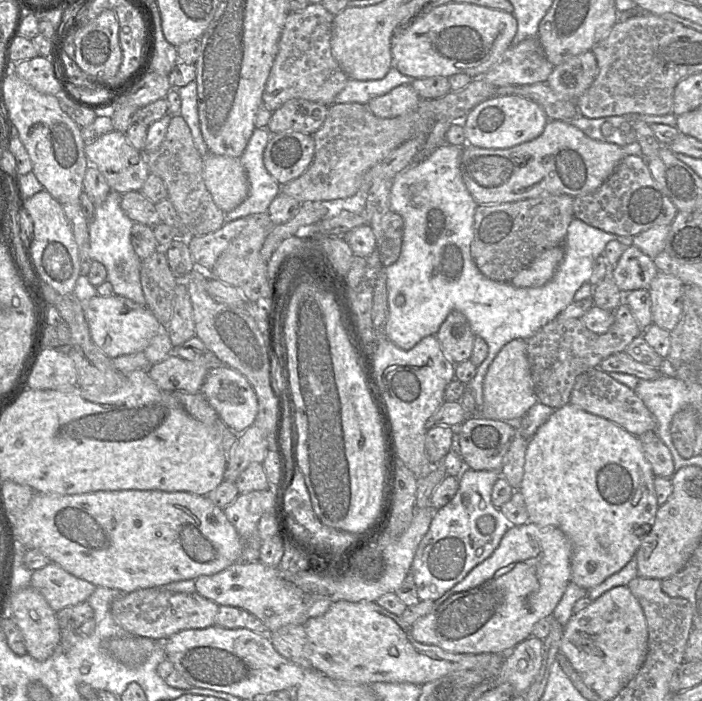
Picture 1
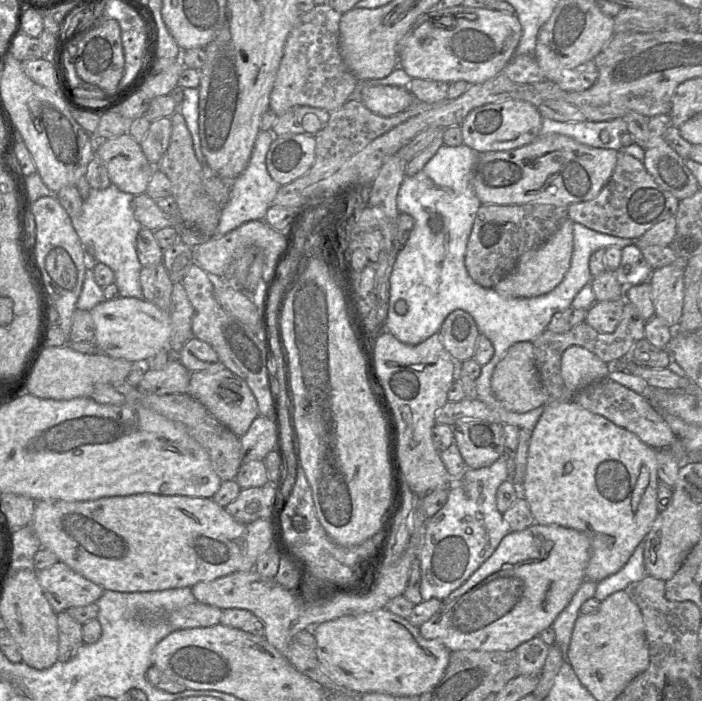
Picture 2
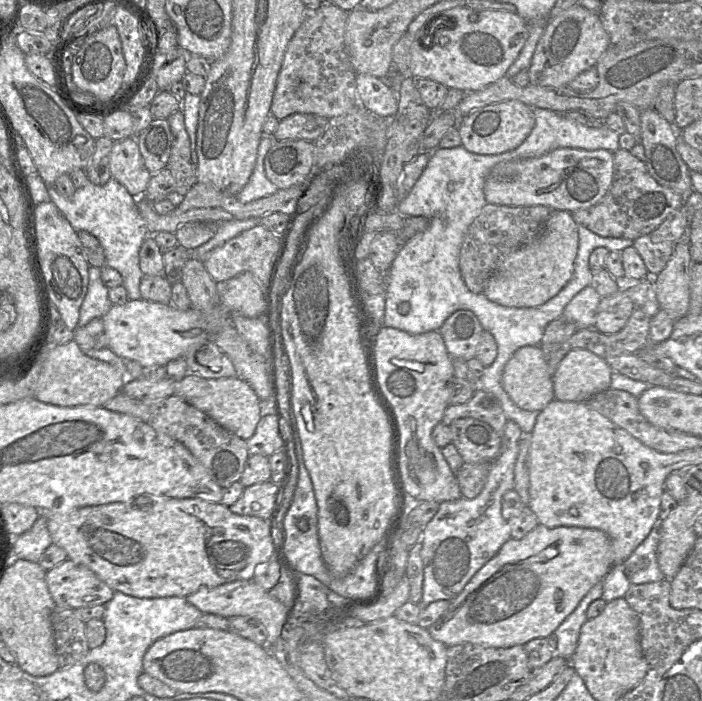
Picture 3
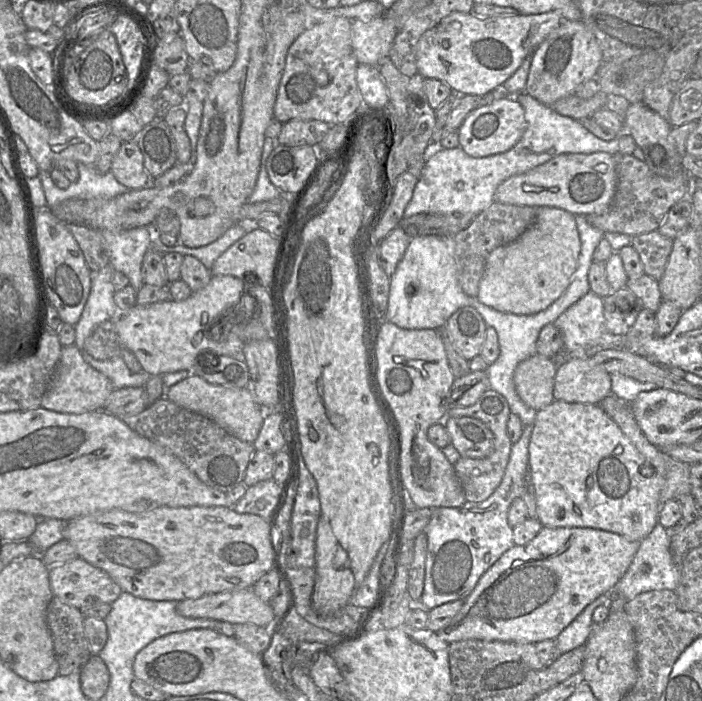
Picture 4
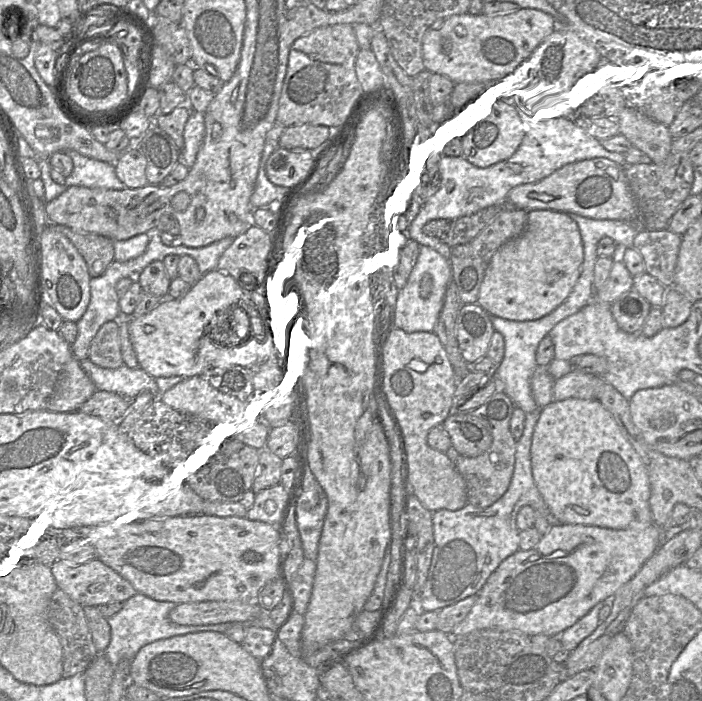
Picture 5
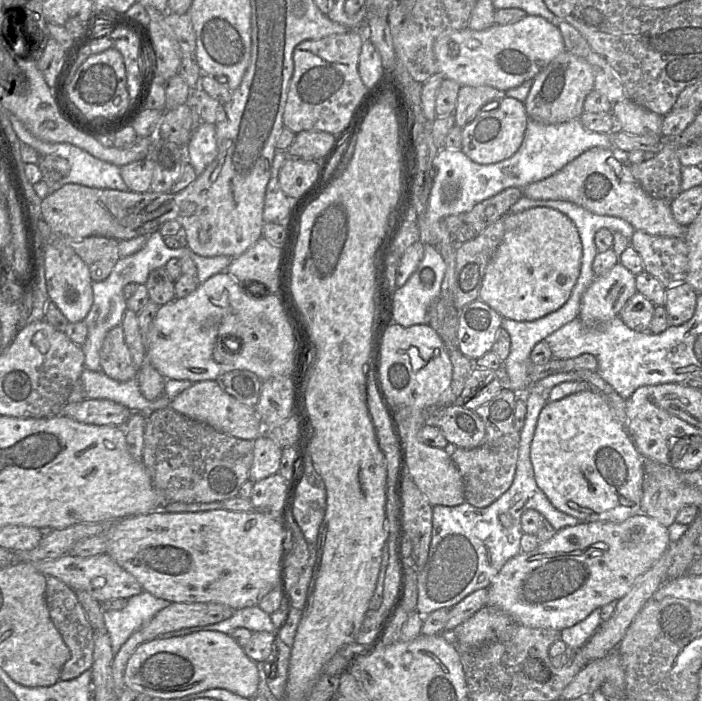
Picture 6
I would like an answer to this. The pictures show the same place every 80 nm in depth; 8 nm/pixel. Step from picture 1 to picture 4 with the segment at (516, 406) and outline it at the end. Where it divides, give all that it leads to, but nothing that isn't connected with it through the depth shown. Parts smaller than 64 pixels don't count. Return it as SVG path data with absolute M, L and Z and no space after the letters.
M538 353L520 362L513 379L521 401L536 411L551 404L556 370L551 358Z

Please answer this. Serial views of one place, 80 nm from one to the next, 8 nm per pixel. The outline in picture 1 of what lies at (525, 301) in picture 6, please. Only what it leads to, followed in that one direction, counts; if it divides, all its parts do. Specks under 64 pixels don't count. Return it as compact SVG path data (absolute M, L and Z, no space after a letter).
M564 245L548 249L520 271L510 283L519 288L541 287L553 278L563 258Z

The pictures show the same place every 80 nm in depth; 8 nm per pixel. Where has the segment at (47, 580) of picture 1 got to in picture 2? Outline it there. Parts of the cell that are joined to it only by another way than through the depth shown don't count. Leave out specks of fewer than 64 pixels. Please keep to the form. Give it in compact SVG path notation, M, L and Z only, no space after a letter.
M60 561L37 571L37 580L57 614L72 607L96 603L105 591Z

